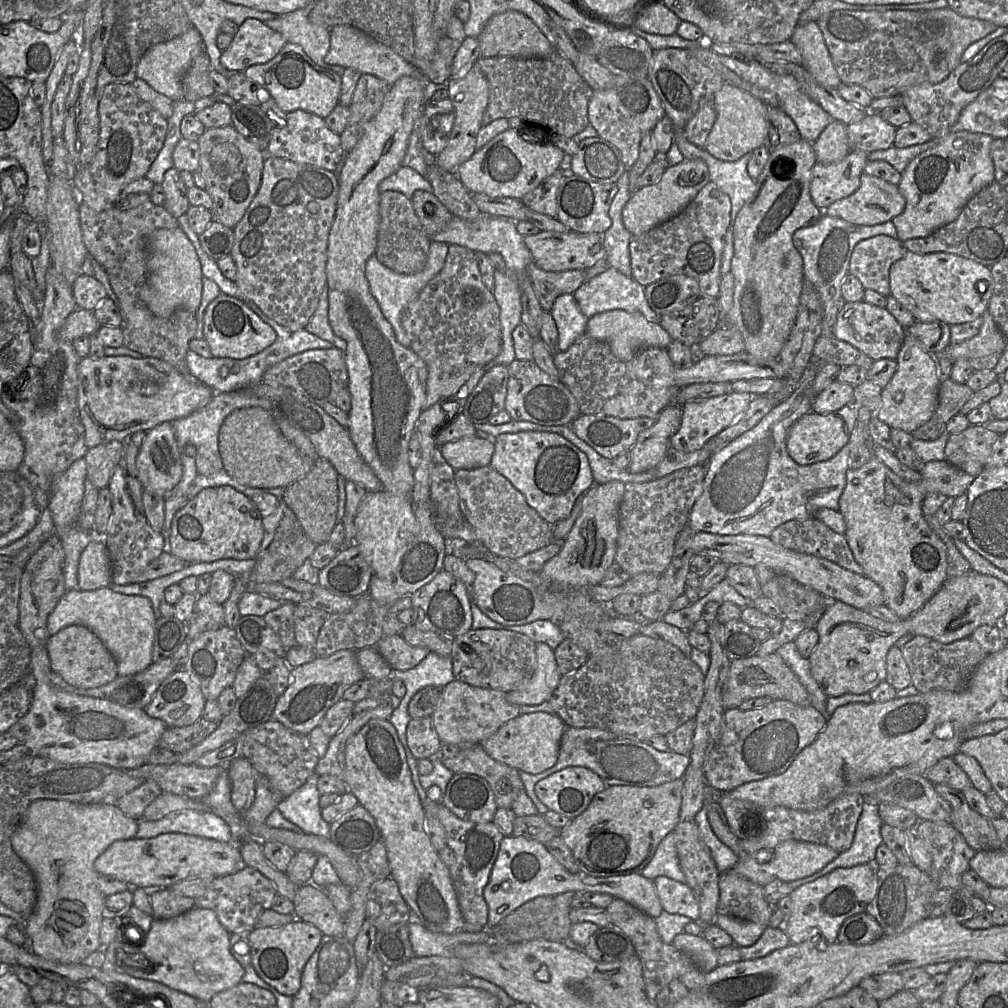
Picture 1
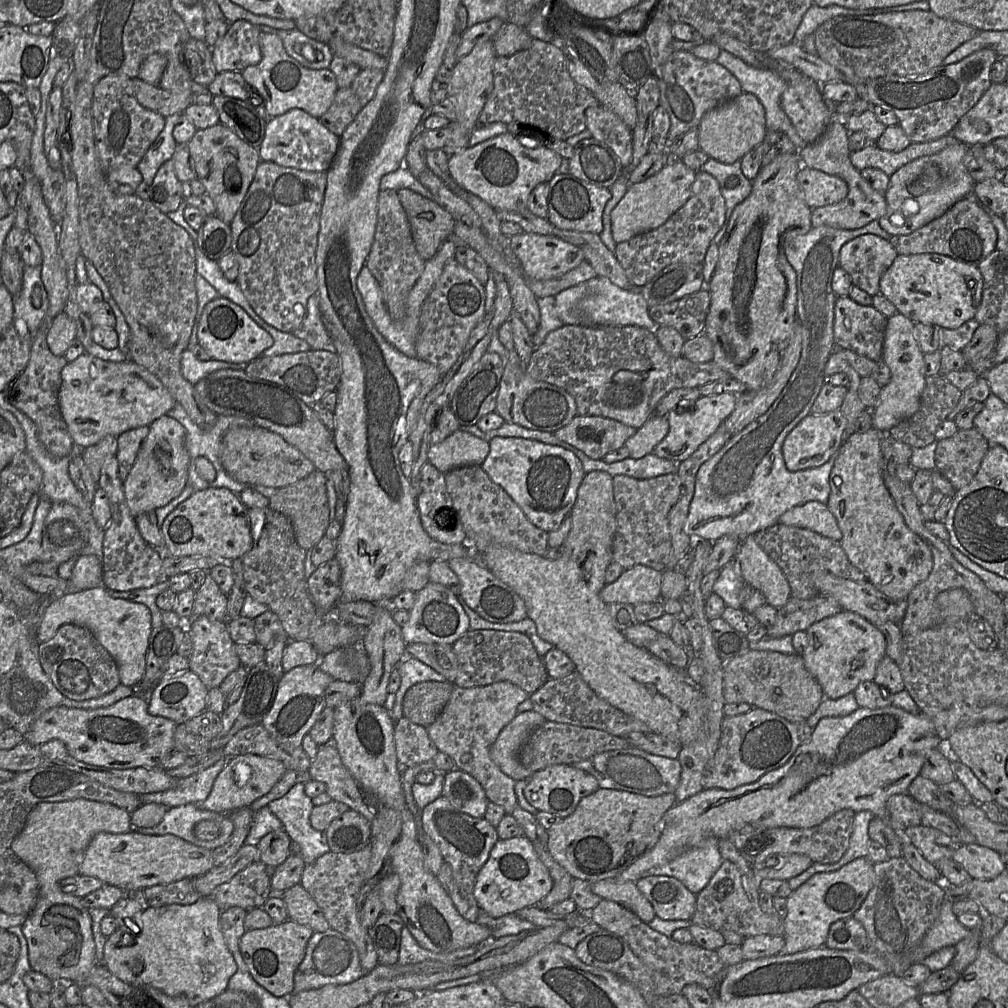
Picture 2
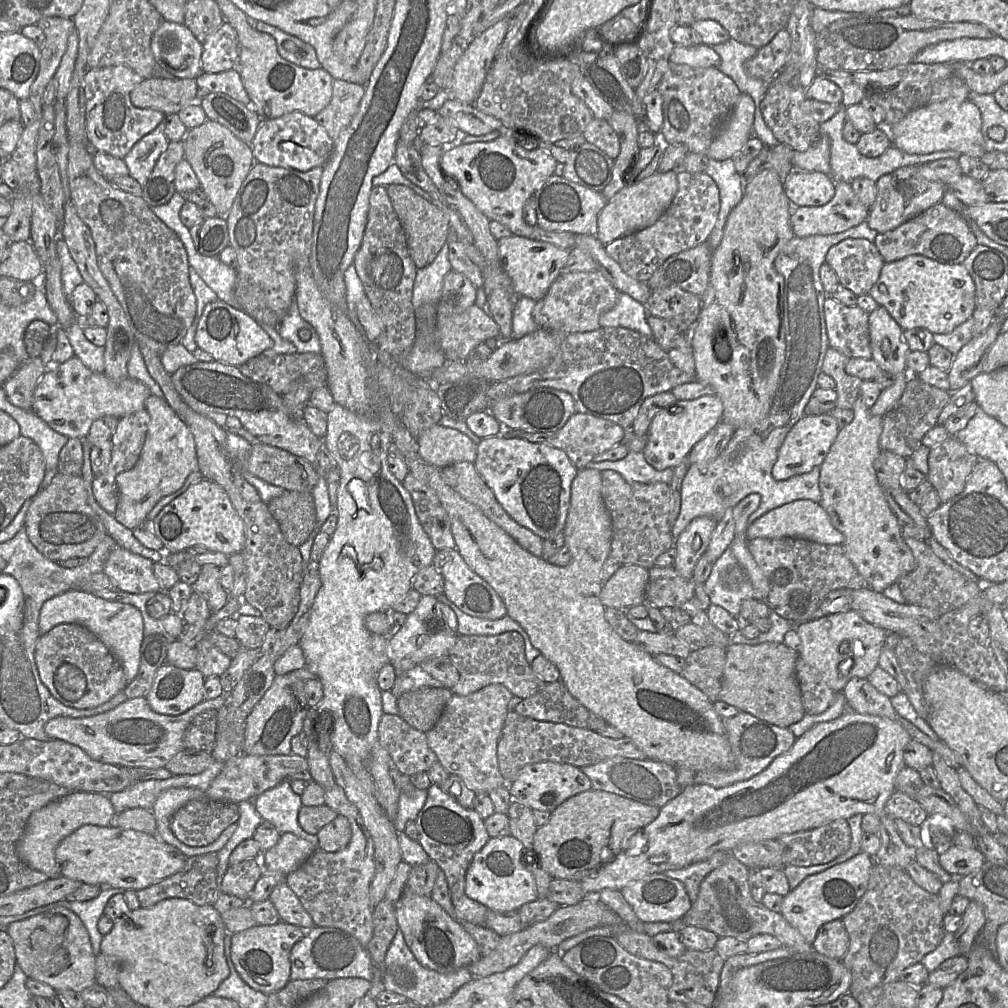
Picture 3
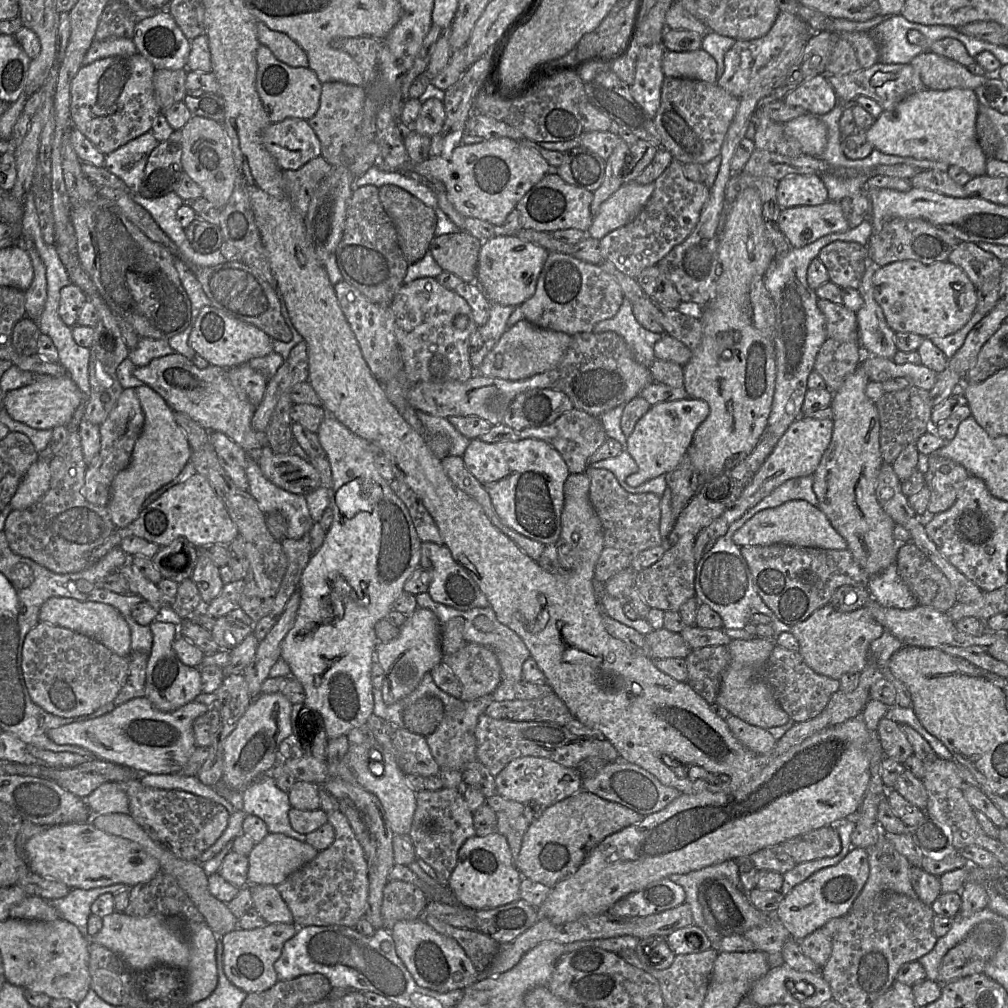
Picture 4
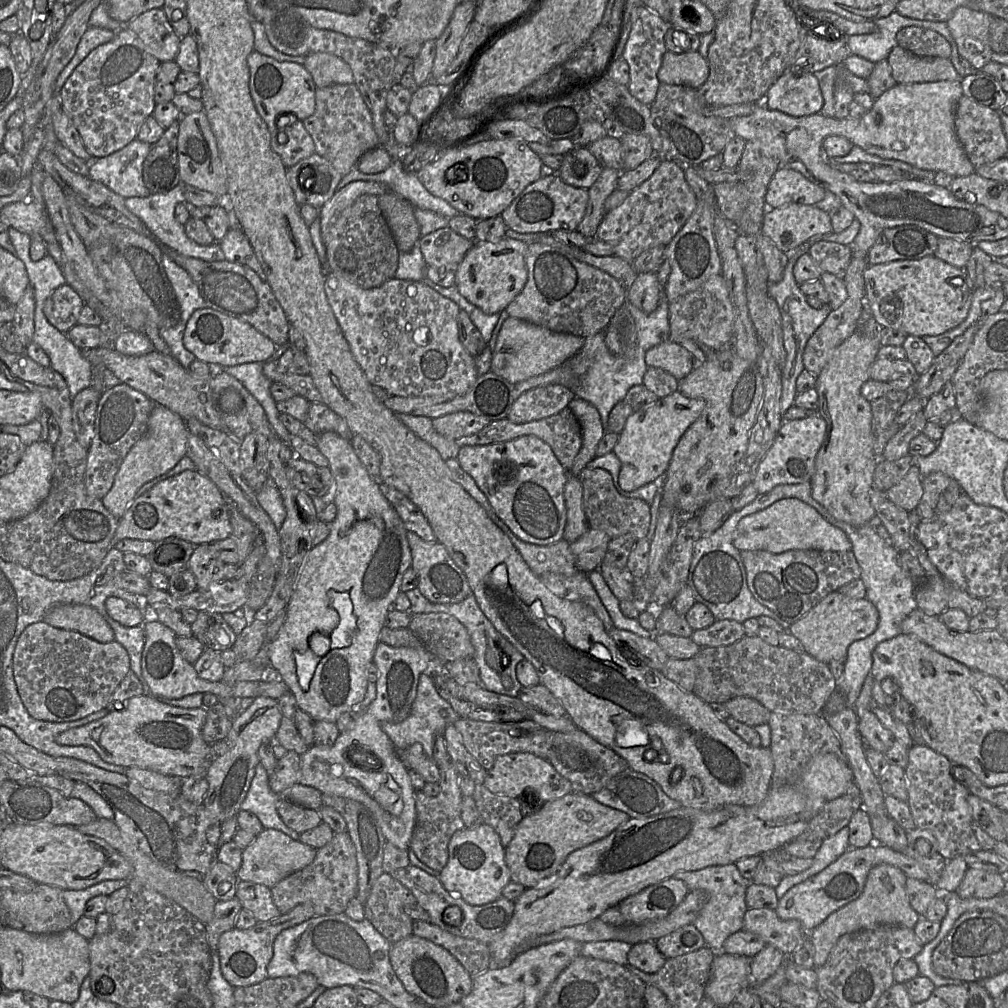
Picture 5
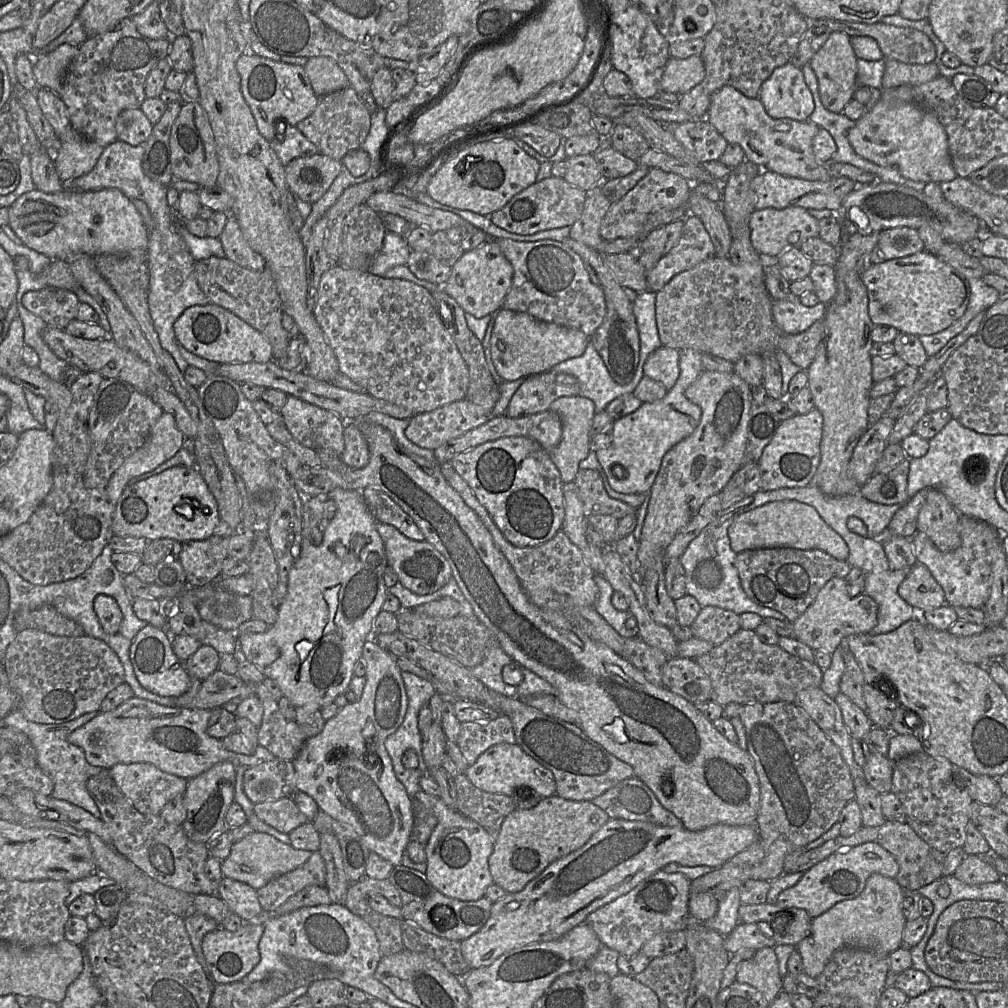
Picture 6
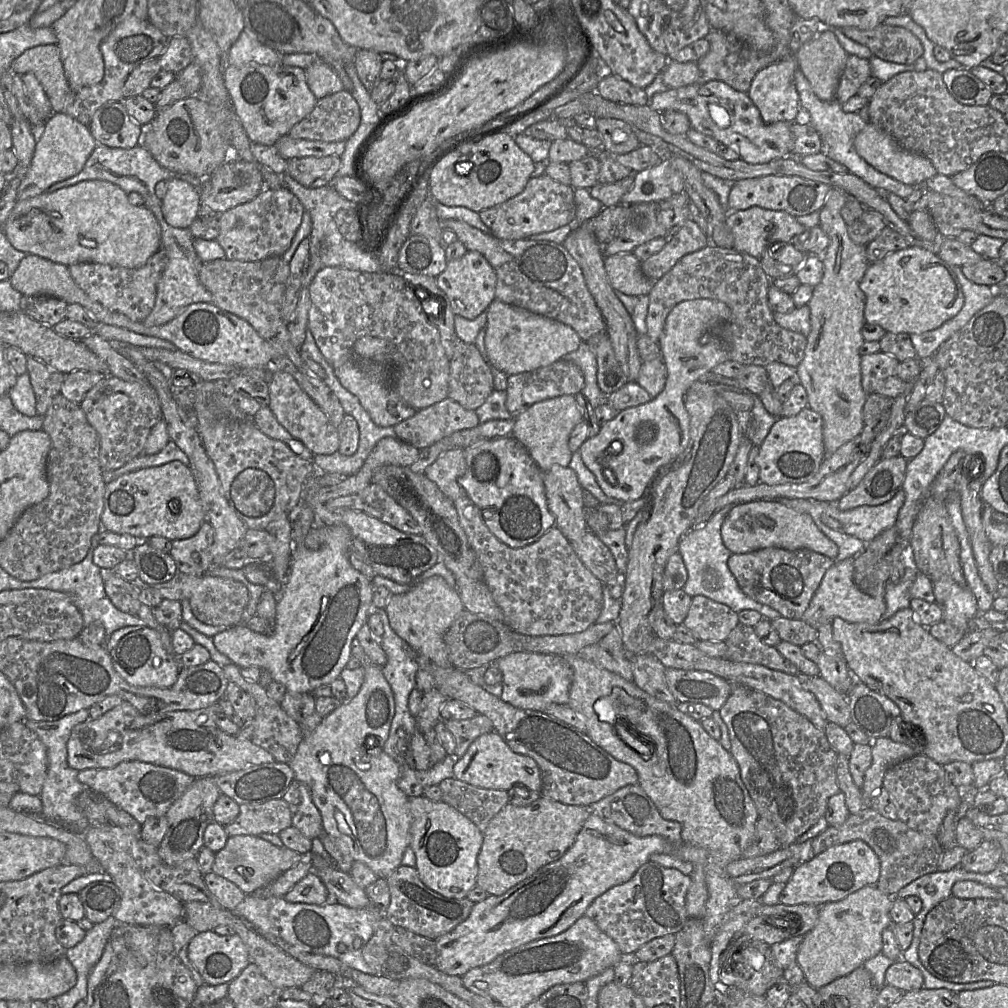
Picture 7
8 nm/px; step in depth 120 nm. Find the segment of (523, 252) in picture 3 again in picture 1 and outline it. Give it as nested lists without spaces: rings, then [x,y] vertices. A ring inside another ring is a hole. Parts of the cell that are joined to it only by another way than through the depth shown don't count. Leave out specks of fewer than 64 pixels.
[[[540,231],[531,236],[524,236],[524,242],[530,250],[536,266],[544,271],[586,270],[593,267],[598,261],[606,259],[604,233]]]

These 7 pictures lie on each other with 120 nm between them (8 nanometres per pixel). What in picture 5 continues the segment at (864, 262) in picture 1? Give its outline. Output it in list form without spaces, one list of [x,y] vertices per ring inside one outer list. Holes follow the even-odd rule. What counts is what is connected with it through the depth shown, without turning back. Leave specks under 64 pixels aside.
[[[821,240],[811,245],[808,254],[822,272],[831,273],[843,278],[850,263],[853,248],[827,240]]]

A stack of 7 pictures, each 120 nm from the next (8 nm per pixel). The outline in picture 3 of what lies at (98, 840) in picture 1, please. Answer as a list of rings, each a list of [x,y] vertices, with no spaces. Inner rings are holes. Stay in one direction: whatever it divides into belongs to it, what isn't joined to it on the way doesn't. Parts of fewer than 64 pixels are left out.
[[[71,792],[39,808],[29,816],[25,830],[17,843],[16,852],[32,869],[46,874],[48,878],[58,878],[61,871],[55,858],[55,850],[59,843],[83,825],[110,826],[115,814],[108,795],[96,792]],[[52,903],[44,912],[12,922],[5,931],[12,939],[16,964],[28,978],[46,983],[56,991],[72,989],[79,993],[95,982],[95,955],[89,934],[71,910]]]

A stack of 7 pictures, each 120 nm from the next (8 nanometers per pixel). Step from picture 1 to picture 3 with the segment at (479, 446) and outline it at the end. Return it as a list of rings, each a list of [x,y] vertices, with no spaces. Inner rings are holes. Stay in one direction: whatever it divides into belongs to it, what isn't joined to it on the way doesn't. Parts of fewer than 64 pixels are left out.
[[[440,424],[424,430],[417,441],[421,458],[440,470],[457,462],[474,463],[477,456],[477,445],[467,435]]]

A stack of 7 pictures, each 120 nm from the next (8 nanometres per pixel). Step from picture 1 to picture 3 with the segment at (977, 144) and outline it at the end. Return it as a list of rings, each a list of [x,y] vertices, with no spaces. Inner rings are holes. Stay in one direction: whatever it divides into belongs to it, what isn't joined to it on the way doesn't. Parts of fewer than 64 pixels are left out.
[[[918,165],[902,167],[885,174],[876,181],[876,186],[877,197],[870,208],[867,222],[869,227],[878,233],[893,230],[930,207],[941,203],[947,192],[941,182],[926,179]]]

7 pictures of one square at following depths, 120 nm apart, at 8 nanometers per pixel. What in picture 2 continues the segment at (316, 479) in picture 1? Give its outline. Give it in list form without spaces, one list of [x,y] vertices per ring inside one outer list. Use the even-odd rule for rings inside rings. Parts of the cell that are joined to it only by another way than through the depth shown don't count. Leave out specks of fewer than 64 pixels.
[[[315,470],[295,484],[279,488],[269,498],[269,508],[286,515],[292,522],[298,544],[305,550],[313,547],[325,536],[331,522],[327,498],[327,475]]]

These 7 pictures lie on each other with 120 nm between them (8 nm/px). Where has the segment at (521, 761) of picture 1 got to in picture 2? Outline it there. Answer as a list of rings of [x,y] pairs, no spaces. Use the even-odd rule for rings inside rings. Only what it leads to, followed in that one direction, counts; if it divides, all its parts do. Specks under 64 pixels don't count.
[[[535,711],[518,713],[501,730],[490,747],[493,762],[515,781],[529,778],[534,773],[522,765],[519,753],[531,733],[545,721],[547,720]]]

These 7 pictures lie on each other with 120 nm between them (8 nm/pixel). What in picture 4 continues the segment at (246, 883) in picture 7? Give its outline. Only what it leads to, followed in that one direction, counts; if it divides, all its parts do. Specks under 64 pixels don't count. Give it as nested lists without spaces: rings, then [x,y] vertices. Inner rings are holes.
[[[268,833],[248,854],[248,885],[277,886],[312,861],[318,851],[306,842],[282,833]]]

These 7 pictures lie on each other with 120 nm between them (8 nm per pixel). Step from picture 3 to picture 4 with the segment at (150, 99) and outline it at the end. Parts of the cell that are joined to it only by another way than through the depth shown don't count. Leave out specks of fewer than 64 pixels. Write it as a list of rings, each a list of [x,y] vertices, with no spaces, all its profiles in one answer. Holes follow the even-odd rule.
[[[187,69],[155,70],[152,79],[153,89],[156,101],[162,111],[184,100],[188,94],[185,86],[188,72]]]

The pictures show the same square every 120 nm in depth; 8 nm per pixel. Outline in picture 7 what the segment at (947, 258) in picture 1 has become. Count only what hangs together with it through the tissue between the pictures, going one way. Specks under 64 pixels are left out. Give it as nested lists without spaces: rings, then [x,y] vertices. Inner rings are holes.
[[[909,246],[870,263],[860,281],[865,294],[864,318],[887,332],[921,334],[943,325],[963,307],[960,282],[949,265],[923,248]]]

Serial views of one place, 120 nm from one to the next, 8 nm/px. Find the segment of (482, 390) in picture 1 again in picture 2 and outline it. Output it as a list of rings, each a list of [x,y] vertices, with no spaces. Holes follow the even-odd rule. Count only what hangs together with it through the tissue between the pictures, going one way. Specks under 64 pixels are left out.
[[[487,351],[455,392],[449,408],[460,425],[473,426],[486,414],[495,412],[504,360]]]

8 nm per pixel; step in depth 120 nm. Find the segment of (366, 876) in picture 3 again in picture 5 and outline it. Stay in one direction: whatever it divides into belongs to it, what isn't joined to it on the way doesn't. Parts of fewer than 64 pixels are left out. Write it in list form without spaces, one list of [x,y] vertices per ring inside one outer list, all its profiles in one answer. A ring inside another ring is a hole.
[[[347,832],[334,833],[330,842],[316,851],[314,860],[271,888],[272,899],[281,914],[298,904],[311,903],[314,916],[344,913],[358,893],[356,850]]]

